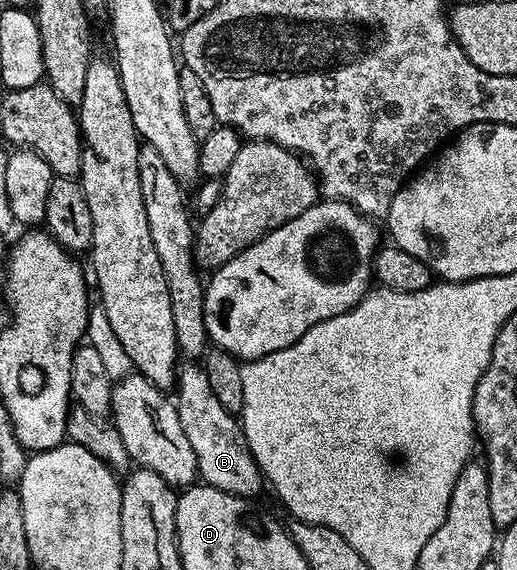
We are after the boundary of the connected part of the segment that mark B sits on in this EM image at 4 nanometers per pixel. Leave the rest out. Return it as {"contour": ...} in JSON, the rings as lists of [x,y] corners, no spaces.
{"contour":[[[198,364],[186,365],[178,371],[176,405],[180,425],[184,427],[184,436],[188,436],[192,452],[196,452],[198,478],[207,486],[220,488],[220,492],[258,496],[254,494],[260,493],[262,486],[264,490],[262,470],[248,448],[241,421],[235,415],[229,414],[224,404],[220,404],[220,400],[216,400],[216,395],[208,384],[205,369]]]}

